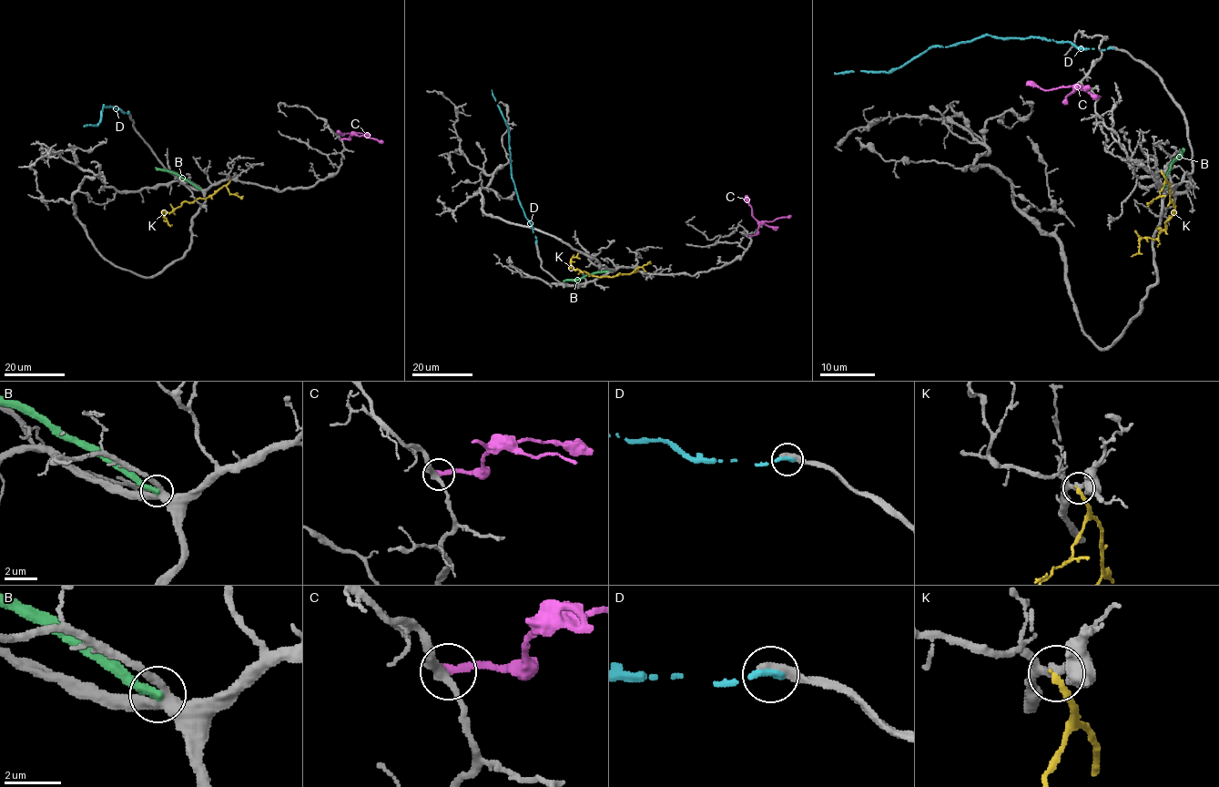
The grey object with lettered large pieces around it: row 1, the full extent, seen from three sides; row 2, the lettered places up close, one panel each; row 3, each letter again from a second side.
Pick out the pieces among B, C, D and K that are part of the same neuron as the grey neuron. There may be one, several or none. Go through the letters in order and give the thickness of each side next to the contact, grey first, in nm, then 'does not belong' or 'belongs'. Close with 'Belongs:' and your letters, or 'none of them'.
B: 380 nm thick on the grey side, 360 nm on the other; does not belong
C: 320 nm thick on the grey side, 260 nm on the other; does not belong
D: 440 nm thick on the grey side, 340 nm on the other; does not belong
K: 300 nm thick on the grey side, 240 nm on the other; does not belong
Belongs: none of them

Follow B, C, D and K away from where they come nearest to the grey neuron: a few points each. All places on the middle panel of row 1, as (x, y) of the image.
B: (607, 270), (563, 281)
C: (748, 235), (754, 235), (758, 225), (766, 220), (790, 216)
D: (536, 242), (512, 175), (508, 128), (492, 90)
K: (637, 270), (612, 277), (592, 275), (570, 268), (571, 260), (578, 252)

